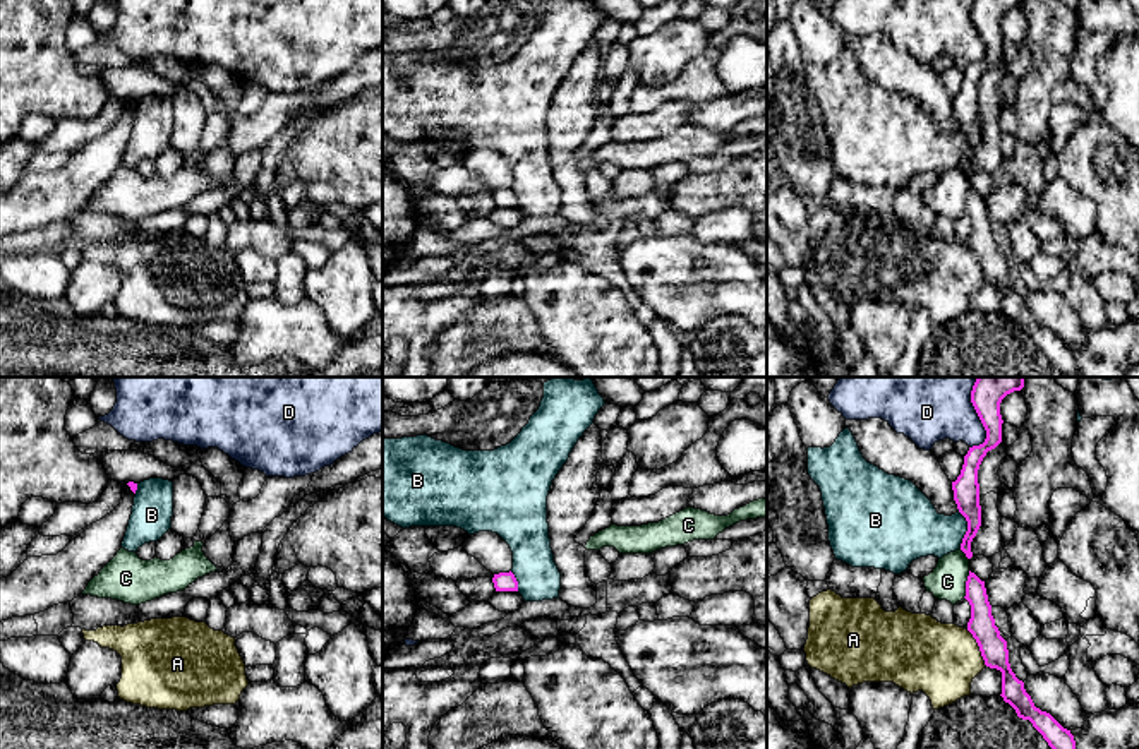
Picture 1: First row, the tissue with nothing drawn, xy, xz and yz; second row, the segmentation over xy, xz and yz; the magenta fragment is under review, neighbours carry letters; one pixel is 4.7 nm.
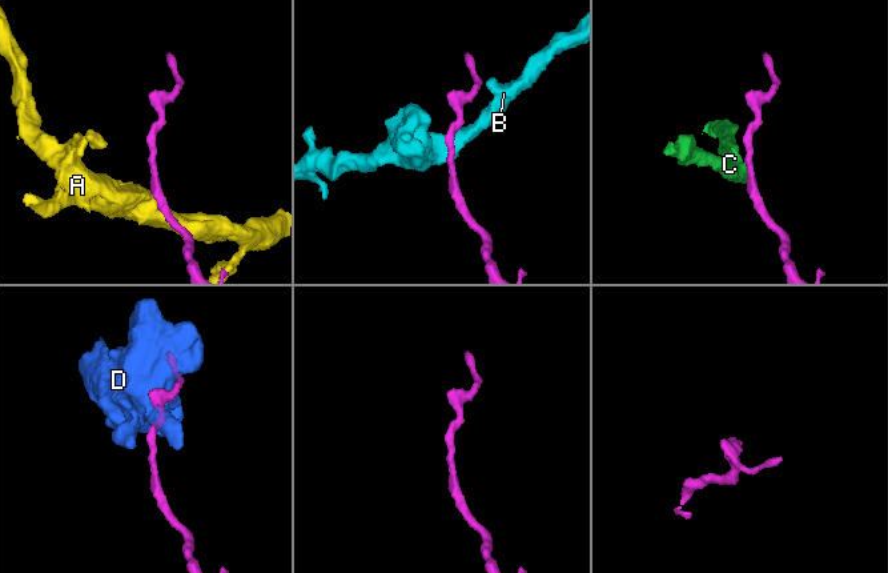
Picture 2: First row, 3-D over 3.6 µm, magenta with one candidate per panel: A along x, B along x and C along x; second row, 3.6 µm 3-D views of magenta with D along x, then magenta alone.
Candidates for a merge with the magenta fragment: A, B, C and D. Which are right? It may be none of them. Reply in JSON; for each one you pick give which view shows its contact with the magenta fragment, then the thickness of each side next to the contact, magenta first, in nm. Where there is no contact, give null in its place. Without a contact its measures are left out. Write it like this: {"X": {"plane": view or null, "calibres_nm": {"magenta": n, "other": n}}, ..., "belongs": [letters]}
{"belongs": []}

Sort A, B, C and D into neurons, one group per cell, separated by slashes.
A / B / C / D

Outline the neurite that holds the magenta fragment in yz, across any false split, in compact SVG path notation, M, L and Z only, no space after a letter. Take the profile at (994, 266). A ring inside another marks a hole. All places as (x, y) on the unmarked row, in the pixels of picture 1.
M969 187L966 197L966 213L971 221L967 247L976 255L985 281L1002 288L1002 314L1009 319L1019 334L1029 336L1043 351L1048 362L1064 375L1077 372L1076 357L1070 346L1064 345L1050 329L1034 322L1024 305L1024 298L1015 293L1009 279L1007 257L1000 252L991 221L988 218L985 197Z

